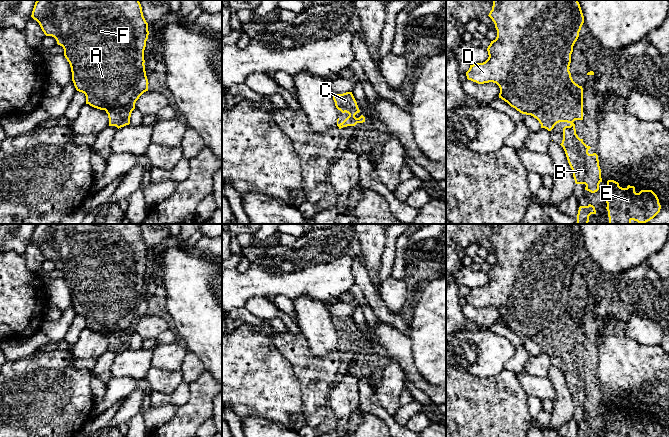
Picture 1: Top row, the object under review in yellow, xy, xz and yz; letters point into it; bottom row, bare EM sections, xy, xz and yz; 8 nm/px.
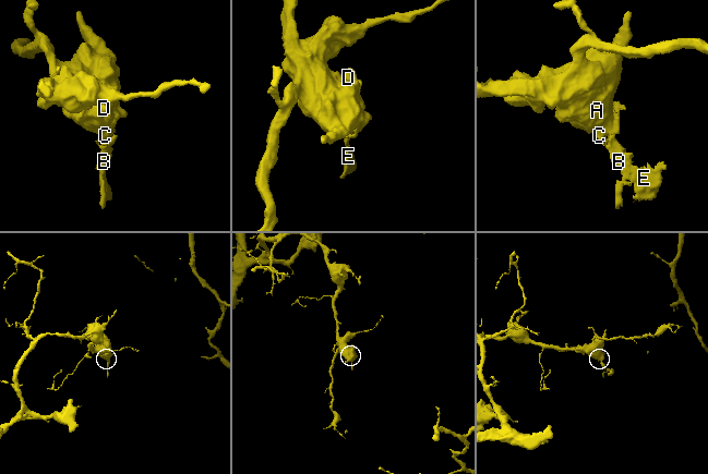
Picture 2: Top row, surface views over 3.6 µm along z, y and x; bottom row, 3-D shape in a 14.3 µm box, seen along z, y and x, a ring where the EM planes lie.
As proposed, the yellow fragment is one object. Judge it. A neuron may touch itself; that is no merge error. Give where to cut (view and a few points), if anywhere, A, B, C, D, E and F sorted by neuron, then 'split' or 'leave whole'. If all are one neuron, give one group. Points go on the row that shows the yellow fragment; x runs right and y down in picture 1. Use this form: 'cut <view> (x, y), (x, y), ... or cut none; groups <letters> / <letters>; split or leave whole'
cut none; groups A B C D E F; leave whole

